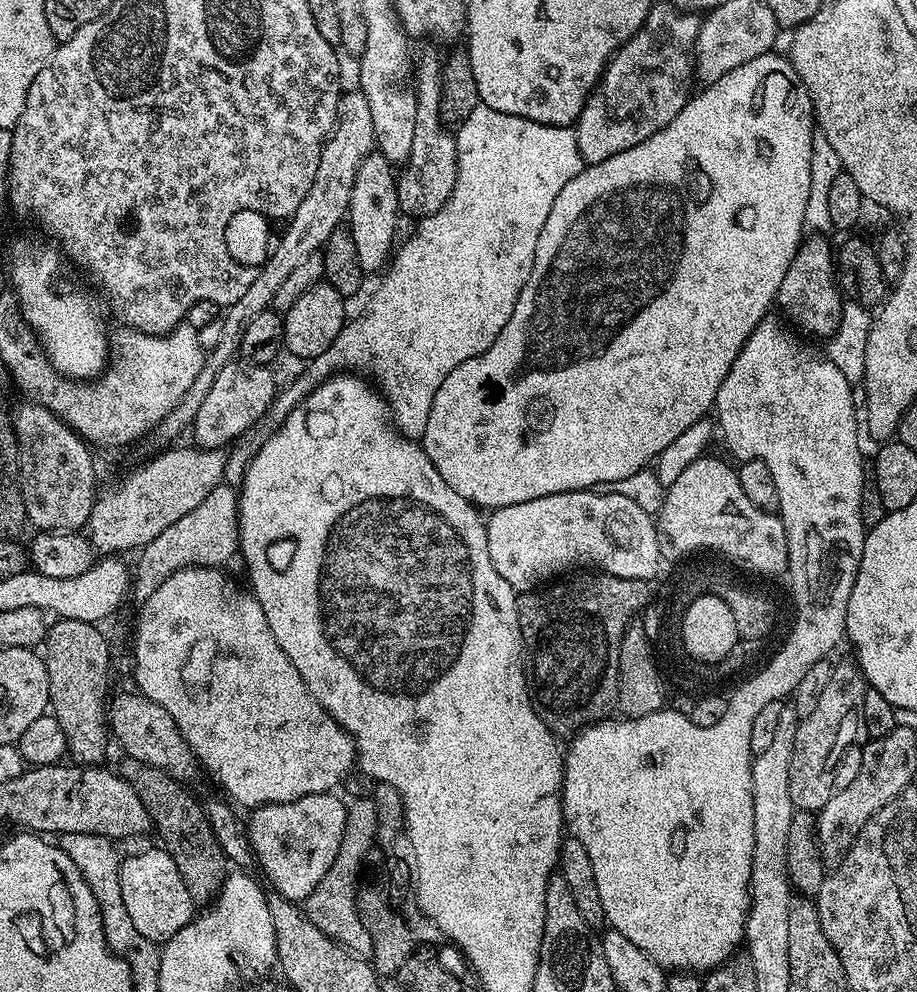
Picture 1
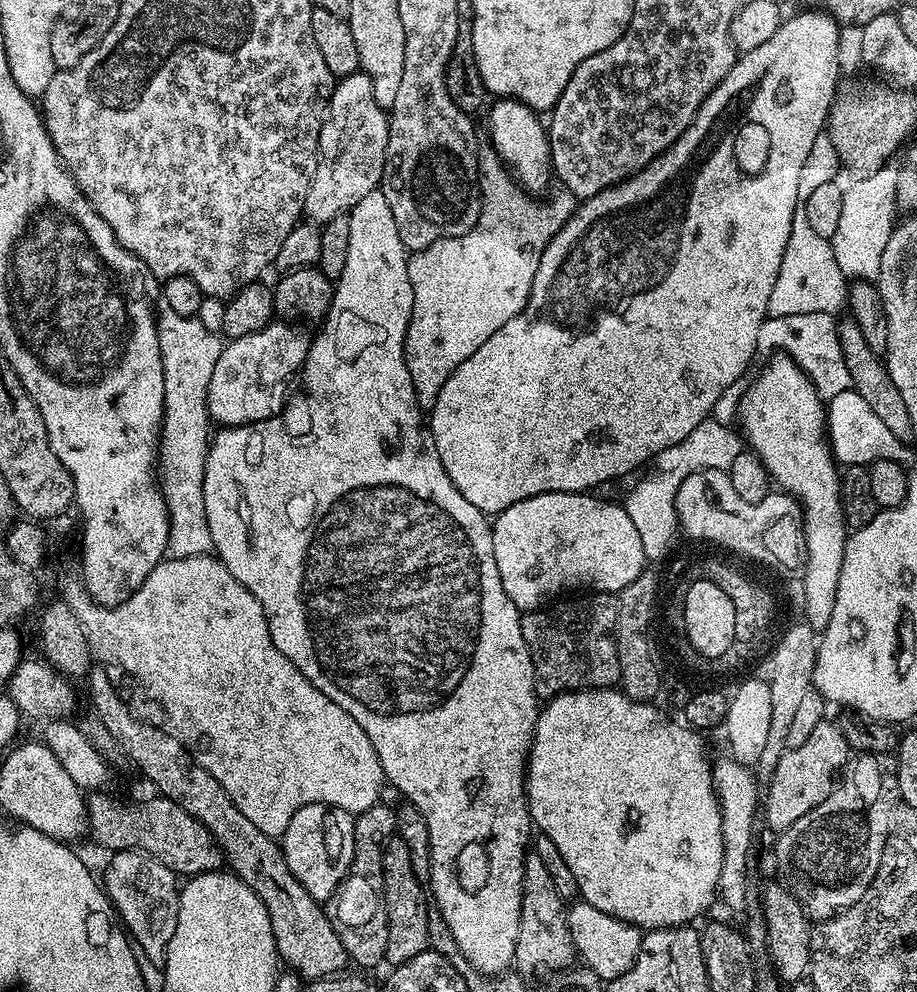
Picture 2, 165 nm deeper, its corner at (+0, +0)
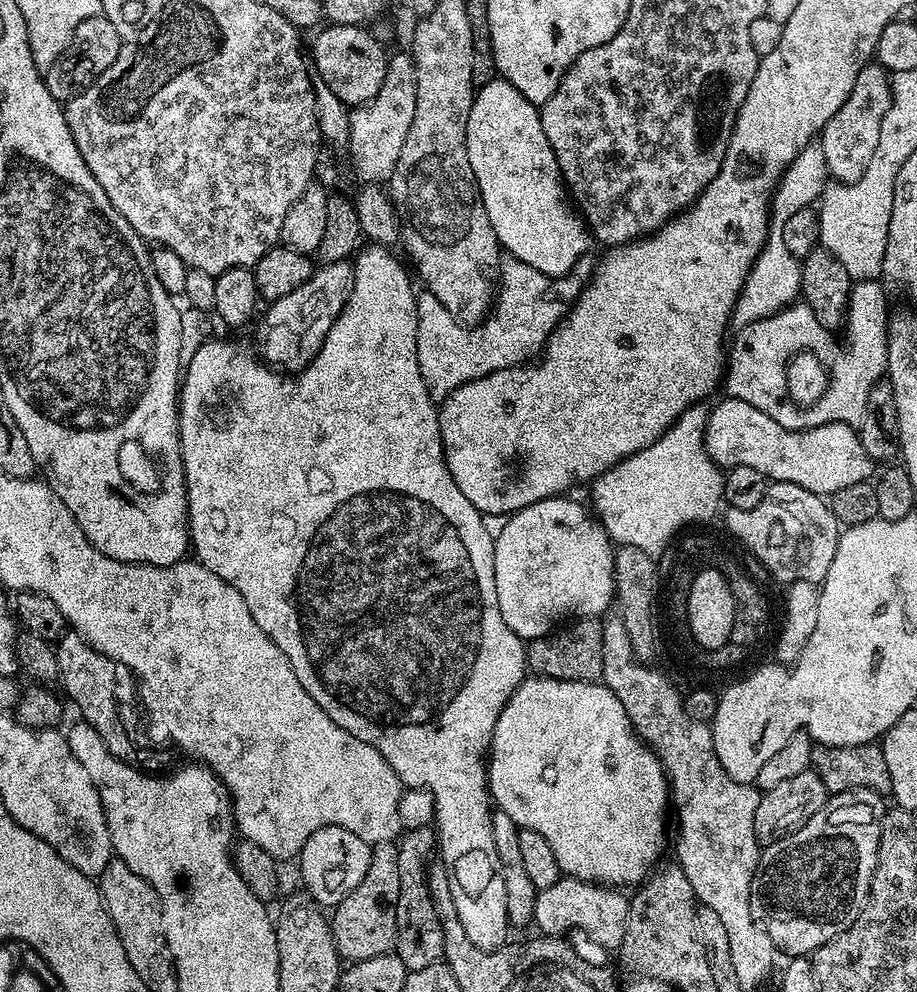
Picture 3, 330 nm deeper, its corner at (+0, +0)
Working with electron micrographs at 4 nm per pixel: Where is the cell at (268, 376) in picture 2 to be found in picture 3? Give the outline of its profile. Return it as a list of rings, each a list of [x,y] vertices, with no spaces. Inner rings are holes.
[[[348,260],[320,264],[310,279],[302,286],[298,286],[298,290],[290,290],[286,298],[271,301],[265,307],[268,309],[264,312],[264,321],[256,332],[256,340],[260,343],[259,355],[269,365],[285,373],[303,372],[305,366],[318,354],[322,342],[326,342],[330,326],[334,326],[338,314],[346,306],[355,277],[355,267]]]

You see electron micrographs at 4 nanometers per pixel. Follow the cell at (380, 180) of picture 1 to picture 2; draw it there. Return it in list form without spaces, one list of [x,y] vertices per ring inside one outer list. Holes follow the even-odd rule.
[[[377,190],[366,194],[366,198],[362,198],[362,202],[358,202],[358,206],[350,209],[347,217],[350,222],[350,242],[346,246],[346,266],[342,266],[342,274],[334,281],[332,304],[328,308],[327,316],[324,317],[319,325],[319,328],[321,327],[320,333],[317,334],[316,340],[314,336],[308,346],[308,357],[304,360],[302,369],[304,393],[301,396],[294,397],[293,400],[291,397],[283,411],[275,416],[269,416],[267,420],[257,420],[239,426],[224,426],[219,429],[220,433],[217,436],[215,433],[211,437],[208,445],[208,457],[204,462],[206,522],[210,526],[210,538],[212,539],[215,555],[224,563],[226,570],[230,570],[230,574],[234,574],[234,578],[238,578],[238,582],[242,582],[242,586],[246,586],[246,590],[250,590],[250,594],[254,594],[254,598],[258,598],[258,602],[268,619],[270,638],[274,638],[274,646],[278,646],[278,650],[282,650],[282,654],[286,654],[286,658],[290,658],[290,662],[294,662],[294,666],[298,666],[298,670],[302,670],[304,677],[318,690],[322,690],[322,694],[326,694],[326,698],[330,698],[330,702],[338,702],[338,706],[342,706],[342,710],[346,710],[346,714],[350,714],[350,718],[354,718],[354,722],[358,722],[358,726],[362,726],[362,730],[366,730],[366,738],[370,738],[370,746],[374,746],[374,750],[378,754],[378,762],[382,762],[384,767],[385,781],[391,787],[393,784],[404,795],[403,799],[407,803],[414,805],[422,814],[422,818],[426,818],[426,830],[430,830],[430,896],[434,901],[435,911],[437,908],[440,911],[438,913],[439,919],[444,920],[446,926],[450,926],[450,934],[454,934],[454,942],[458,942],[458,950],[462,950],[466,962],[470,962],[470,966],[474,966],[474,970],[478,970],[483,976],[498,976],[507,973],[513,967],[516,959],[518,922],[522,918],[524,858],[530,851],[528,831],[533,831],[534,828],[532,815],[528,812],[526,769],[528,766],[528,752],[532,748],[532,735],[536,732],[536,718],[542,711],[541,705],[539,703],[536,705],[538,688],[536,671],[532,665],[530,650],[522,638],[522,626],[520,625],[522,613],[520,609],[514,606],[514,602],[510,602],[506,590],[502,590],[502,578],[498,574],[498,562],[494,562],[494,542],[492,541],[492,524],[489,517],[485,513],[480,512],[478,506],[474,506],[471,502],[466,502],[466,498],[462,498],[462,494],[454,486],[454,482],[450,482],[450,474],[446,474],[446,470],[442,466],[442,458],[438,458],[438,450],[434,446],[434,438],[429,425],[426,423],[425,417],[424,420],[420,417],[422,409],[419,402],[416,401],[414,382],[410,378],[410,370],[406,366],[406,358],[404,357],[406,330],[414,310],[414,290],[410,286],[410,274],[408,273],[409,253],[406,251],[400,237],[398,222],[394,222],[394,210],[390,210],[390,202],[386,202],[383,192]]]

